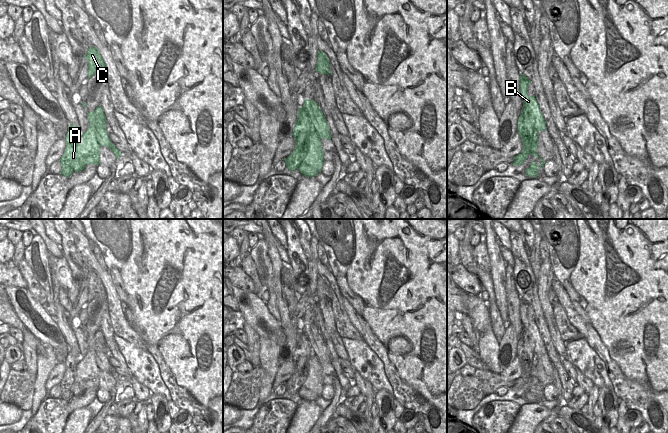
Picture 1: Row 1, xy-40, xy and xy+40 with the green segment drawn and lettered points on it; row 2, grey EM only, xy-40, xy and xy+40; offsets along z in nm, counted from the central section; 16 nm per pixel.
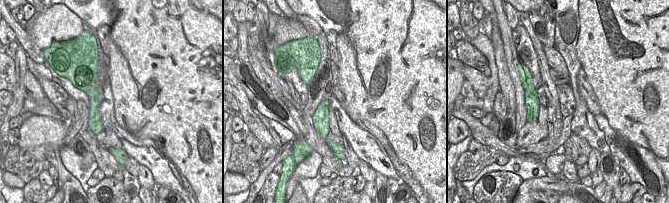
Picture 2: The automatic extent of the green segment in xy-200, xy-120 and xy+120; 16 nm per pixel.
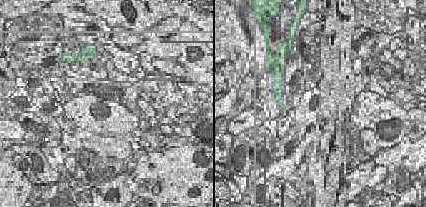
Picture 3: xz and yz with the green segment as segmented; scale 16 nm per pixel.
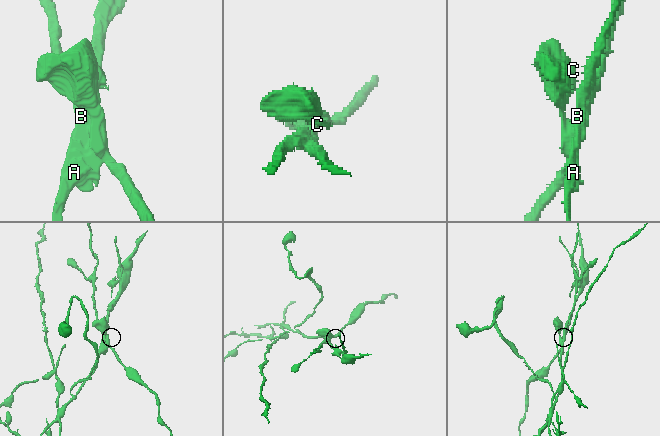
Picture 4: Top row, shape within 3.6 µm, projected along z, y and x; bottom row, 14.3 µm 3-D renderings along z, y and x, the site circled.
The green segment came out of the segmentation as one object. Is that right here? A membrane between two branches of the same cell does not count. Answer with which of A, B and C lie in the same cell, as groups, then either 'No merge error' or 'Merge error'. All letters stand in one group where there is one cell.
Groups: A B / C. Merge error

